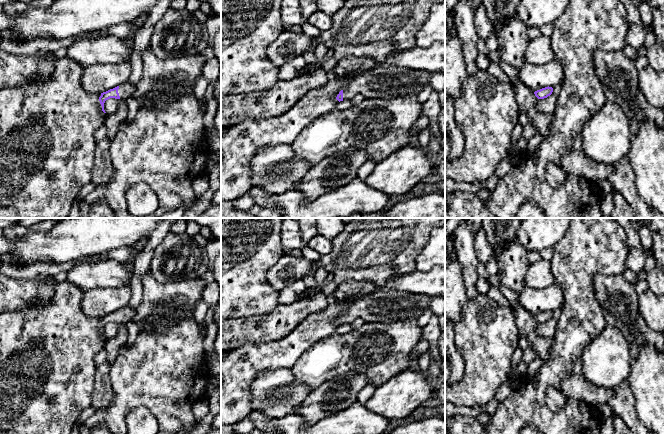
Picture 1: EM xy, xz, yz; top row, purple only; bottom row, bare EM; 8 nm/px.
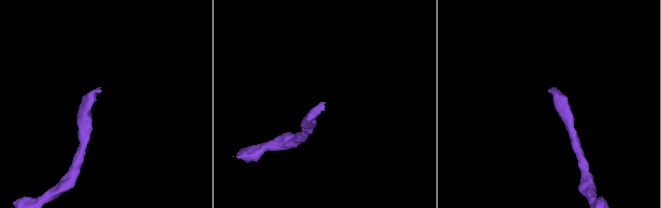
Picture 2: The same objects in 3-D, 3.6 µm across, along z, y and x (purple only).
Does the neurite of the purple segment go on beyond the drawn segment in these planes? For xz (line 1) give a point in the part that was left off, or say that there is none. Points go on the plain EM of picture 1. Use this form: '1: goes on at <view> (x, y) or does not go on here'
1: goes on at xz (386, 307)

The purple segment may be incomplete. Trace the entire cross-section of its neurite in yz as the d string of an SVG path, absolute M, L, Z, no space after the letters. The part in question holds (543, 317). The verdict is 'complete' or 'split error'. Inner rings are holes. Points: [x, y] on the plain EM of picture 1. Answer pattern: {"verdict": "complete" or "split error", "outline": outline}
{"verdict": "complete", "outline": "M548 310L548 311L535 315L534 318L538 323L544 323L550 320L552 316L553 316L553 312Z"}

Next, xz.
{"verdict": "split error", "outline": "M395 290L375 291L355 302L339 316L336 323L350 325L355 319L391 324L416 320L429 308L431 297Z"}

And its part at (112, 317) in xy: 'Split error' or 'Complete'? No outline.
Split error

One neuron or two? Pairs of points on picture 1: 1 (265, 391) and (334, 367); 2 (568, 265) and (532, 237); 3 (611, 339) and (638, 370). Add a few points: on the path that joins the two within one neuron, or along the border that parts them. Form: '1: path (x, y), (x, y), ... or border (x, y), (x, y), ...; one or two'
1: border (290, 368), (292, 373), (310, 391); two
2: border (567, 229), (565, 234), (552, 247); two
3: border (632, 360), (627, 379); two

